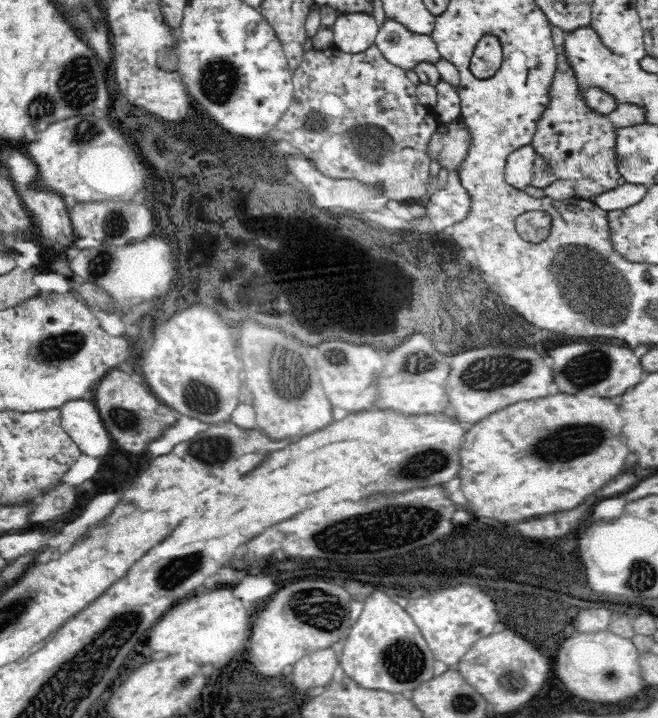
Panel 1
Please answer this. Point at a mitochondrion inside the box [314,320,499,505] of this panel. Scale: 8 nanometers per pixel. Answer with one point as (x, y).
(422, 464)

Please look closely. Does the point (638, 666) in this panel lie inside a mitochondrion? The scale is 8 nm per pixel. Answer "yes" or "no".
no

